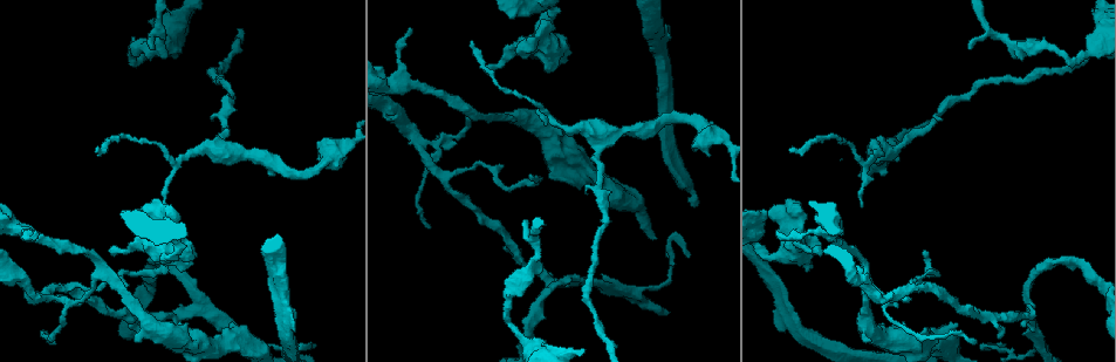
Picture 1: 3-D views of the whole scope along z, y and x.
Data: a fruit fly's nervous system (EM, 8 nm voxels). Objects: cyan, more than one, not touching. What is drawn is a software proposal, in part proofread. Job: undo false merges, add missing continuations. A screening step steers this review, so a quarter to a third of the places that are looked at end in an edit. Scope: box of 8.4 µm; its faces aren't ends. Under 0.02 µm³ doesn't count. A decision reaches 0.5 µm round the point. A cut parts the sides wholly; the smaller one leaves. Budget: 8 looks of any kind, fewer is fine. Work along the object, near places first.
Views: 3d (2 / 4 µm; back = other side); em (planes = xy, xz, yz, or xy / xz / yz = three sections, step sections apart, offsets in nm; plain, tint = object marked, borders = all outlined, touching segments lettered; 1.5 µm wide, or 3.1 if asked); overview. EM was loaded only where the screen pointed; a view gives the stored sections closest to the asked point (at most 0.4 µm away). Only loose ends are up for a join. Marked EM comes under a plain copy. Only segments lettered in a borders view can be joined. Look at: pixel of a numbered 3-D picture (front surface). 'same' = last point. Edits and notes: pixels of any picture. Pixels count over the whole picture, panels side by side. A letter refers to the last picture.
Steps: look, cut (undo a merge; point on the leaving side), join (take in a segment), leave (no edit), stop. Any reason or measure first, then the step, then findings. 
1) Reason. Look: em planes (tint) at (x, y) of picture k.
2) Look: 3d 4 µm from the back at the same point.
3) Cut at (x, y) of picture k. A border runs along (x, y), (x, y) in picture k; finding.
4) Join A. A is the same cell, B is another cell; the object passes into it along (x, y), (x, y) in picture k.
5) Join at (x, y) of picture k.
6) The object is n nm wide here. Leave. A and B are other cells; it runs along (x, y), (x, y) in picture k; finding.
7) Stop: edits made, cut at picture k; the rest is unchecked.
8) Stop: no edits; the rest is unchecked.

Look: 3d 4 µm at (1050, 45) of picture 1.

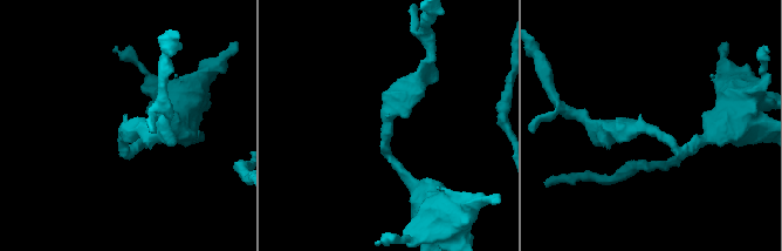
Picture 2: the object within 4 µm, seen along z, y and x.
Look: em yz step 8 (borders) at (388, 124) of picture 2.

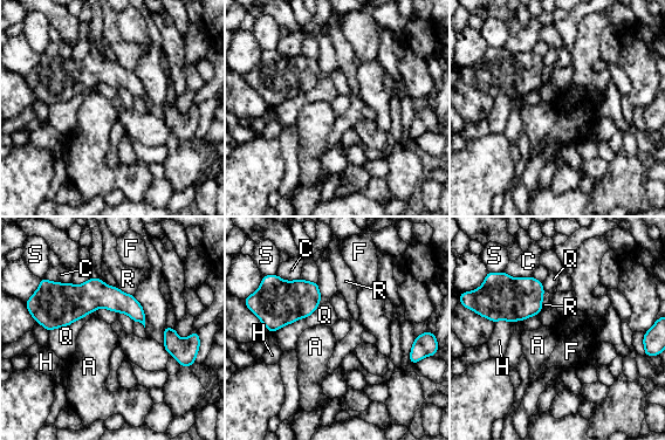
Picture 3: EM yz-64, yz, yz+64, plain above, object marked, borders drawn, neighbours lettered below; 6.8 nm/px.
Another direction. Look: em planes (borders) at the same point.

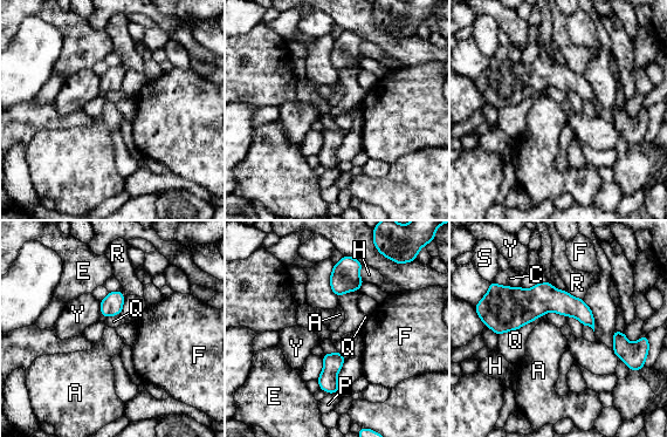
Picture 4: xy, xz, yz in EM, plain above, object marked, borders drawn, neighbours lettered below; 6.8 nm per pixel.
Leave. A, C, E, F, H, P, Q, R, S and Y are other cells; a border runs along (565, 316), (545, 312), (499, 335) in picture 4; continuous, no second cell.

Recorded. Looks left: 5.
Free end. Look: em yz step 4 (tint) at (313, 343) of picture 1.

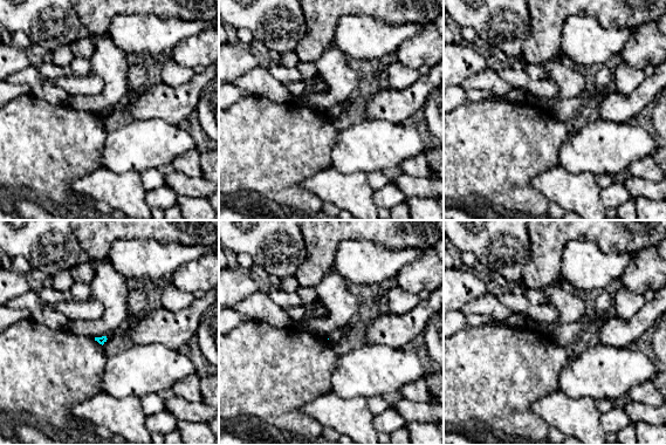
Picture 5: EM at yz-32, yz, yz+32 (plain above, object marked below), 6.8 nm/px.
Look: em planes (borders) at the same point.

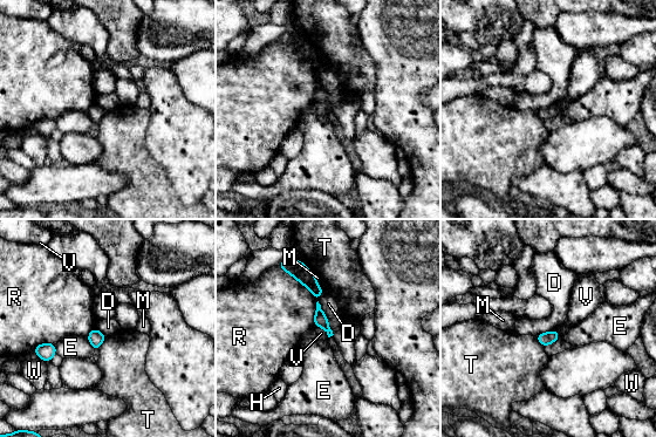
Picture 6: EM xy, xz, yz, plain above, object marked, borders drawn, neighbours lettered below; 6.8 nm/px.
The object is 90 nm wide here. Leave. D, E, H, M, R, T, V and W are other cells; a border runs along (316, 326), (320, 326), (328, 336) in picture 6; no lettered segment goes on from it.

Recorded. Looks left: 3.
Abrupt turn. Look: em xy step 8 (tint) at (443, 136) of picture 1.

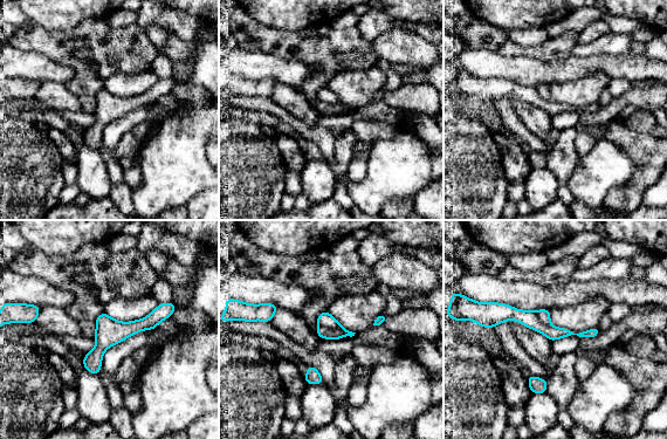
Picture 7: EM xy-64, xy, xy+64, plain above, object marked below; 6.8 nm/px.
Look: em xy step 8 (borders) at the same point.

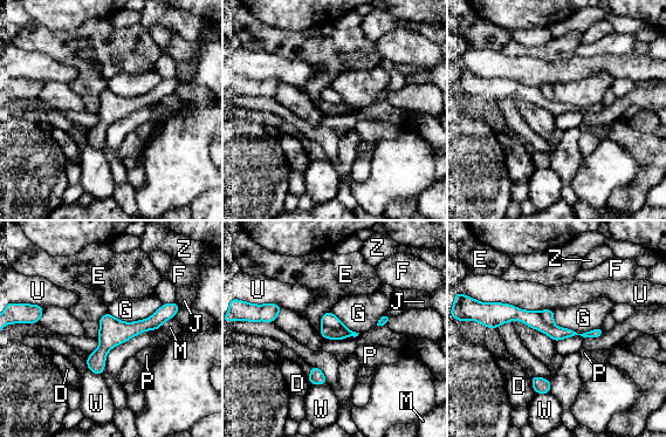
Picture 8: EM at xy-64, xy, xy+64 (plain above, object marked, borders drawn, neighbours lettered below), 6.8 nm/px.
Cut at (325, 333) of picture 8. D, E, F, G, J, M, P, U, W and Z are other cells; two cells meet here.

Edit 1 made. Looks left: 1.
Stop: edits made, cut at picture 8; the rest is unchecked.

